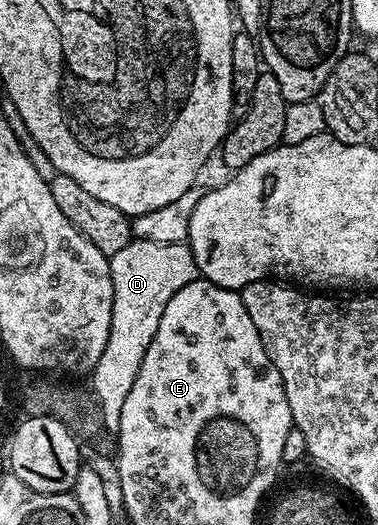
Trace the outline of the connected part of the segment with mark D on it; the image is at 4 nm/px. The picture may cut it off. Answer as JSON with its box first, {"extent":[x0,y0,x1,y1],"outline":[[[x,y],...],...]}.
{"extent":[92,238,199,432],"outline":[[[134,238],[127,246],[120,248],[120,252],[109,255],[109,260],[112,276],[112,328],[108,332],[108,344],[104,344],[104,352],[92,371],[92,379],[94,378],[94,398],[102,413],[101,425],[114,432],[120,424],[120,412],[124,412],[124,400],[128,400],[128,392],[132,392],[132,384],[136,384],[136,372],[140,372],[144,352],[148,352],[148,344],[152,344],[152,336],[156,336],[156,328],[160,328],[160,316],[164,316],[168,300],[172,300],[172,296],[176,296],[184,284],[199,277],[199,272],[186,242],[156,244],[152,240]]]}

